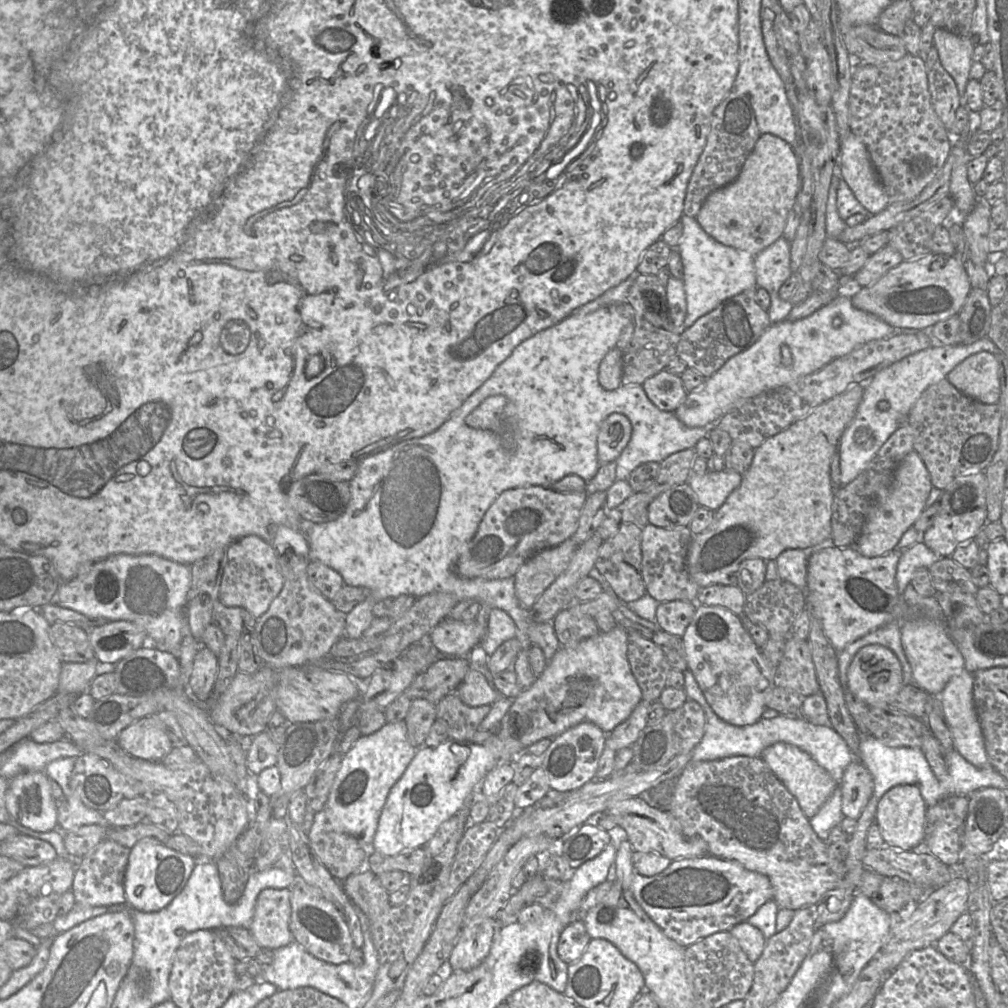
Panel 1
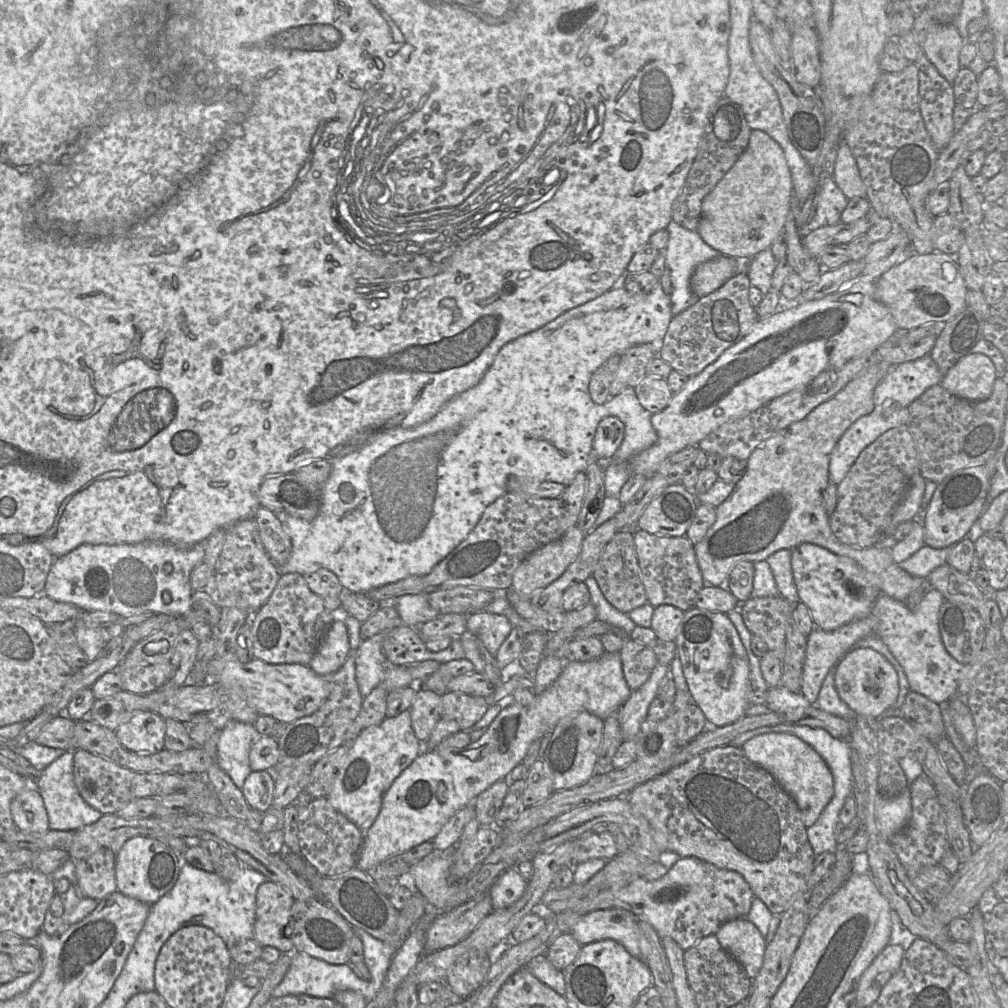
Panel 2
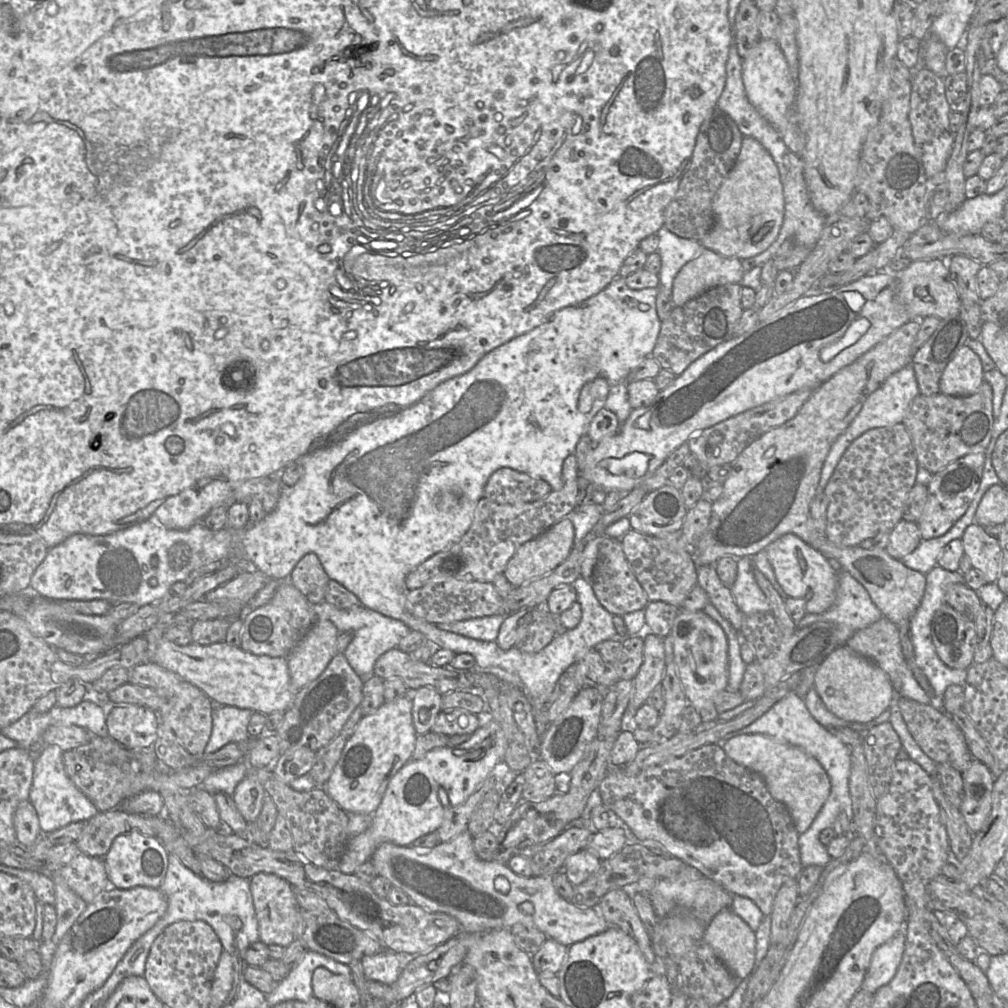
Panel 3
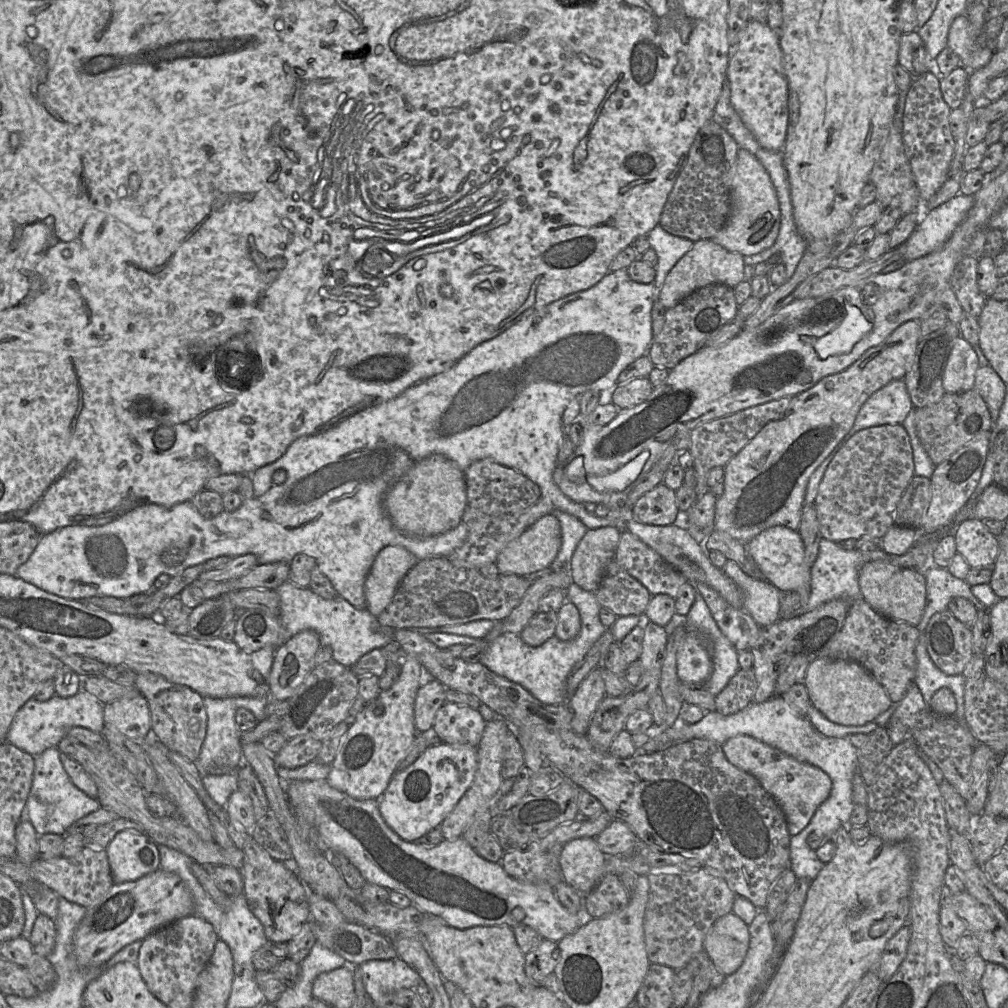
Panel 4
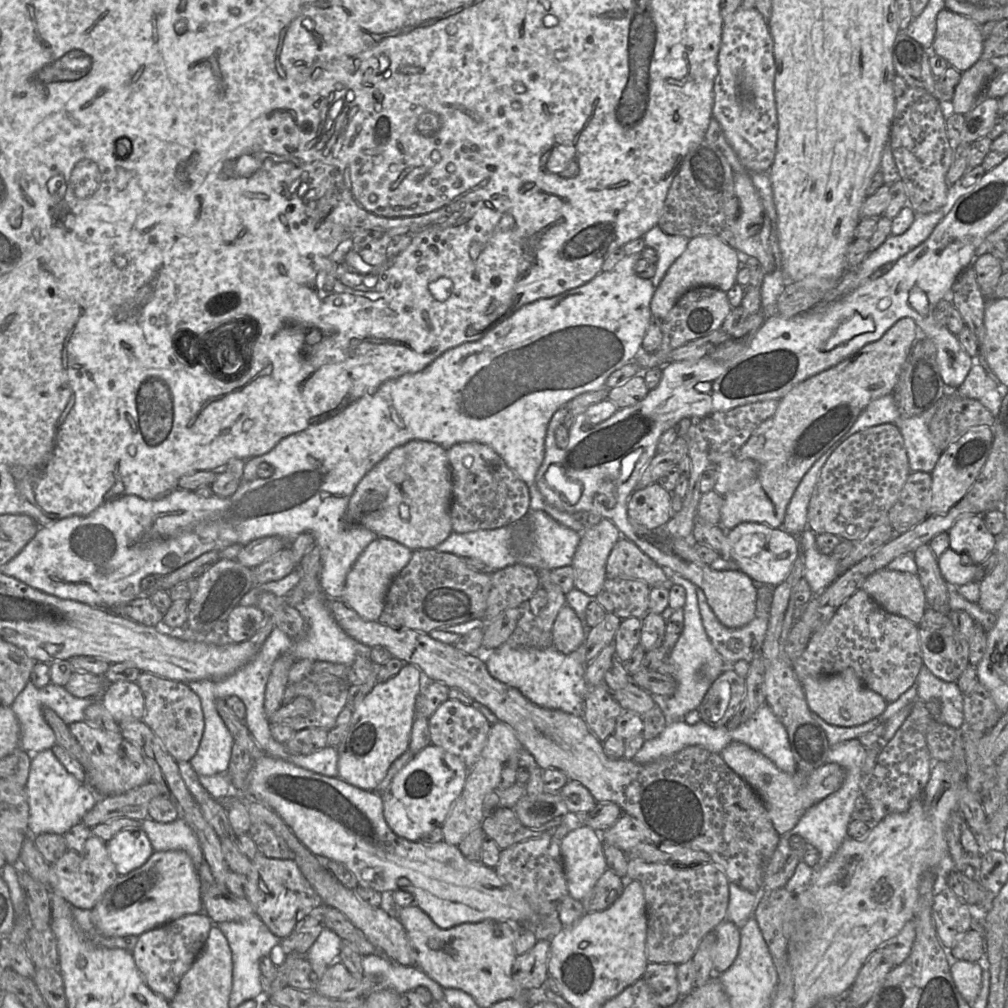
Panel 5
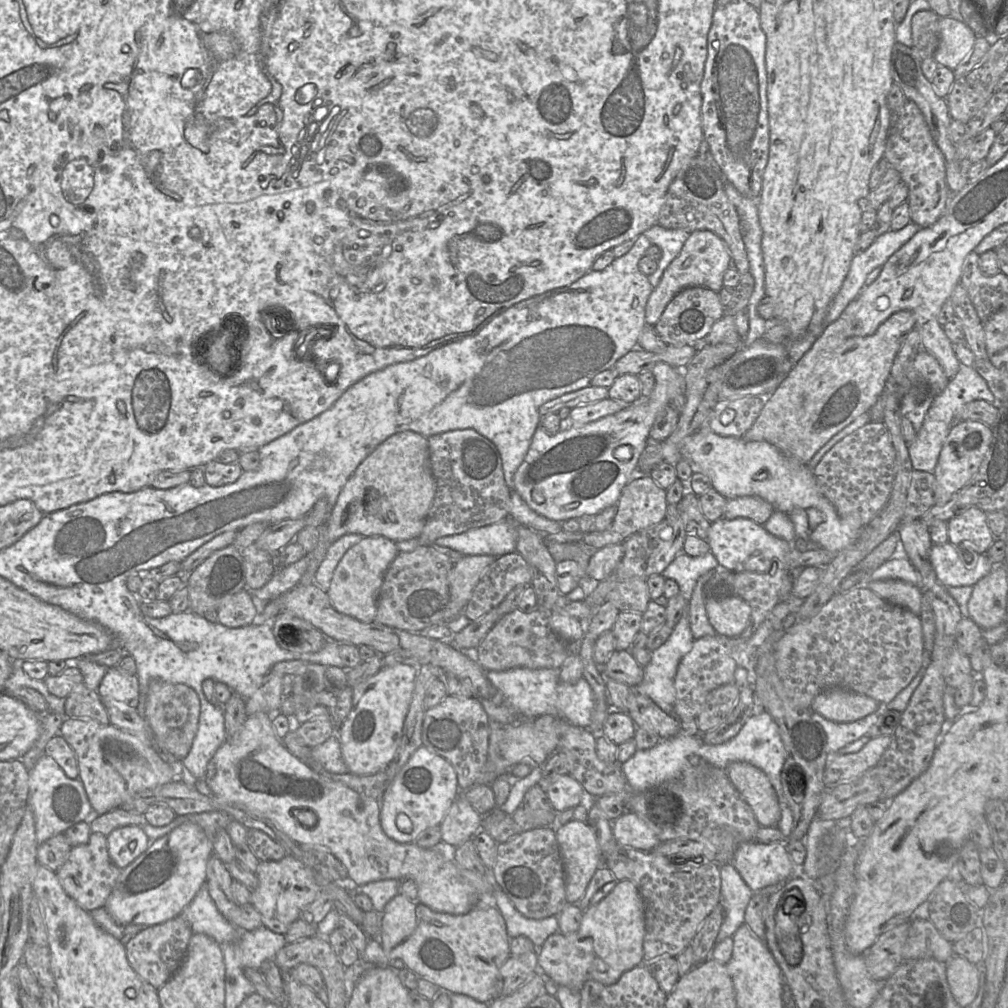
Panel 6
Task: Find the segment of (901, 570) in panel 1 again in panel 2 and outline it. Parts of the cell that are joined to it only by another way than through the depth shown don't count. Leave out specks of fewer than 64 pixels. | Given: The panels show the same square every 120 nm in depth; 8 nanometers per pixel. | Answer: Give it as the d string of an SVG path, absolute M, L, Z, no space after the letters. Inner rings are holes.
M924 544L917 552L898 565L912 576L927 579L929 573L946 563L951 548L933 548Z

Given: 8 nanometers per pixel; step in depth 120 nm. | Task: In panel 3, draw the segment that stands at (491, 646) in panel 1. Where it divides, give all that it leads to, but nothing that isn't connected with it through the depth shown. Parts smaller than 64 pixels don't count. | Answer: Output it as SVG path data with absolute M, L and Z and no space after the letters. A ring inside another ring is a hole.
M492 615L451 623L435 624L437 628L472 639L495 642L505 616Z

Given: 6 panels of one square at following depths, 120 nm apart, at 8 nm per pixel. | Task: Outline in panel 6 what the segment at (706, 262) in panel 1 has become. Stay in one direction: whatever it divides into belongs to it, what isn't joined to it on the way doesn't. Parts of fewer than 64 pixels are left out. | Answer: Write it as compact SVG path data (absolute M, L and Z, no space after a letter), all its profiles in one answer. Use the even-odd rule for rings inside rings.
M655 224L643 234L651 244L657 245L662 251L657 269L647 276L651 286L655 288L659 284L665 269L680 254L690 233L682 229L666 229Z

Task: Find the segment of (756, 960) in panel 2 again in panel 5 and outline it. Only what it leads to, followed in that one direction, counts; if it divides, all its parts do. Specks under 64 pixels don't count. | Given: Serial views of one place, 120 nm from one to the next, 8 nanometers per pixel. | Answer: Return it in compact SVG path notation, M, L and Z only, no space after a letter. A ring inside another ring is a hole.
M725 919L714 930L716 942L713 949L714 974L725 972L735 961L740 946L740 927Z

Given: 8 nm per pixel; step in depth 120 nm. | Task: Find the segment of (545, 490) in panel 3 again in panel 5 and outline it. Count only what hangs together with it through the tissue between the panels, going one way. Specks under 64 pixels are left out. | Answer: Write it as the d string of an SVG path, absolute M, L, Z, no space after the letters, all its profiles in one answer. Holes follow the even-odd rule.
M479 442L458 443L447 449L447 455L453 480L450 503L453 532L493 530L524 523L530 511L529 488L491 447Z

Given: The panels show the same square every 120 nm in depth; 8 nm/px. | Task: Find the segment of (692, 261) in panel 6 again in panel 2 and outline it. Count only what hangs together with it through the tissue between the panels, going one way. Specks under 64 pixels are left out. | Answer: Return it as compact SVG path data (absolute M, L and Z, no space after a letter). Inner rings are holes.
M720 256L703 262L696 267L690 279L690 287L692 292L700 299L716 291L730 278L741 272L747 273L747 271L743 271L743 264L741 261L733 257Z

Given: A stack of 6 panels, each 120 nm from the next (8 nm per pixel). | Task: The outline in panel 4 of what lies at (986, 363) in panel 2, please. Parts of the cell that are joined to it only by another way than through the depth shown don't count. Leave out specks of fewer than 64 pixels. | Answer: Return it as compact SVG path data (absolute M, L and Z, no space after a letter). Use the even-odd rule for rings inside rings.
M961 336L957 337L953 342L942 376L945 393L972 390L978 368L978 358L972 346Z

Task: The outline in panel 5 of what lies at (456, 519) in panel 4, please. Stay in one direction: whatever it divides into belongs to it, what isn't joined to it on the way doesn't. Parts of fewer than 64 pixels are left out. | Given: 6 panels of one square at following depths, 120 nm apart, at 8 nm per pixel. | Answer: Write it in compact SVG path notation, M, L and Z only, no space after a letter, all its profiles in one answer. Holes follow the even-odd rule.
M411 440L390 451L359 481L349 498L344 522L347 527L367 528L378 537L393 539L412 551L434 548L453 532L450 517L452 488L447 449L434 442Z

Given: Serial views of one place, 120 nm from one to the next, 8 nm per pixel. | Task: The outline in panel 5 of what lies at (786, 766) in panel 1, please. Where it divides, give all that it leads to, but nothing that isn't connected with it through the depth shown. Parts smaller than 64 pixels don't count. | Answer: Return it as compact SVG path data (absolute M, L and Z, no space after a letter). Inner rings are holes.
M739 742L728 745L720 754L726 765L750 785L763 801L771 822L780 836L793 829L809 808L838 791L845 778L844 769L836 763L825 763L807 775L785 773L779 770L775 764L763 754Z

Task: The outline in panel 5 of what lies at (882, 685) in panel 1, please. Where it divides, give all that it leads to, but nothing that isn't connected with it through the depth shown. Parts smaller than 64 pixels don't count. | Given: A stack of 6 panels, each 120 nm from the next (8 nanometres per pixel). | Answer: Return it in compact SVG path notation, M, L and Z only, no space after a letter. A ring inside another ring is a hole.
M852 668L837 674L806 677L801 681L809 709L825 722L842 727L854 727L879 717L888 702L878 693L864 685Z

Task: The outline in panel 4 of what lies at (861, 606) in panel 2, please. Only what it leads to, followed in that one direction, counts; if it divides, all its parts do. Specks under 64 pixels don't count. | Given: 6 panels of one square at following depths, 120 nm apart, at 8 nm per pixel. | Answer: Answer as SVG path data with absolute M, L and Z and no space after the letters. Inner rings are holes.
M774 526L758 534L745 546L765 579L782 593L799 593L802 607L805 607L811 590L811 567L805 561L804 545L799 533L784 526Z

